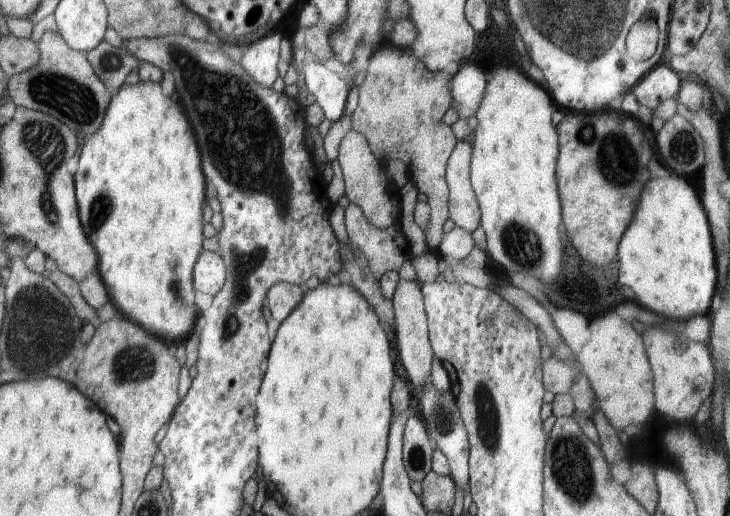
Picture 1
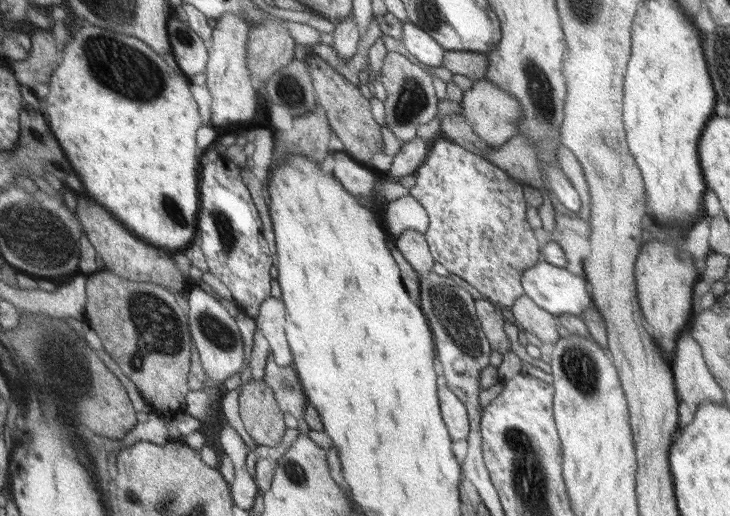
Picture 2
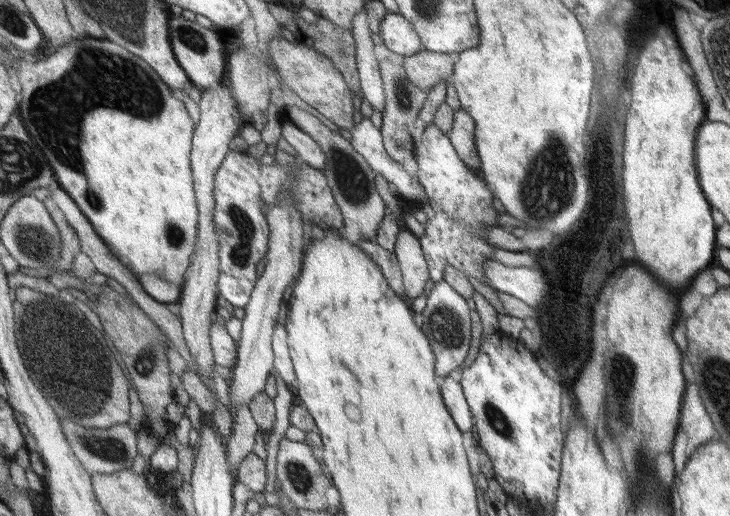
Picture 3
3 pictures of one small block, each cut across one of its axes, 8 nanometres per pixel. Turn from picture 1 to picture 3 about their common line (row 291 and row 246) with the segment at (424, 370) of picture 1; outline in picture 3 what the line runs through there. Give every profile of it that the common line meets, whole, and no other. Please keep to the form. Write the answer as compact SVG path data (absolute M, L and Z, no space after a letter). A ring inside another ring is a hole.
M401 228L395 238L393 254L401 268L404 296L409 300L417 298L429 276L429 264L422 254L421 243L407 228Z

